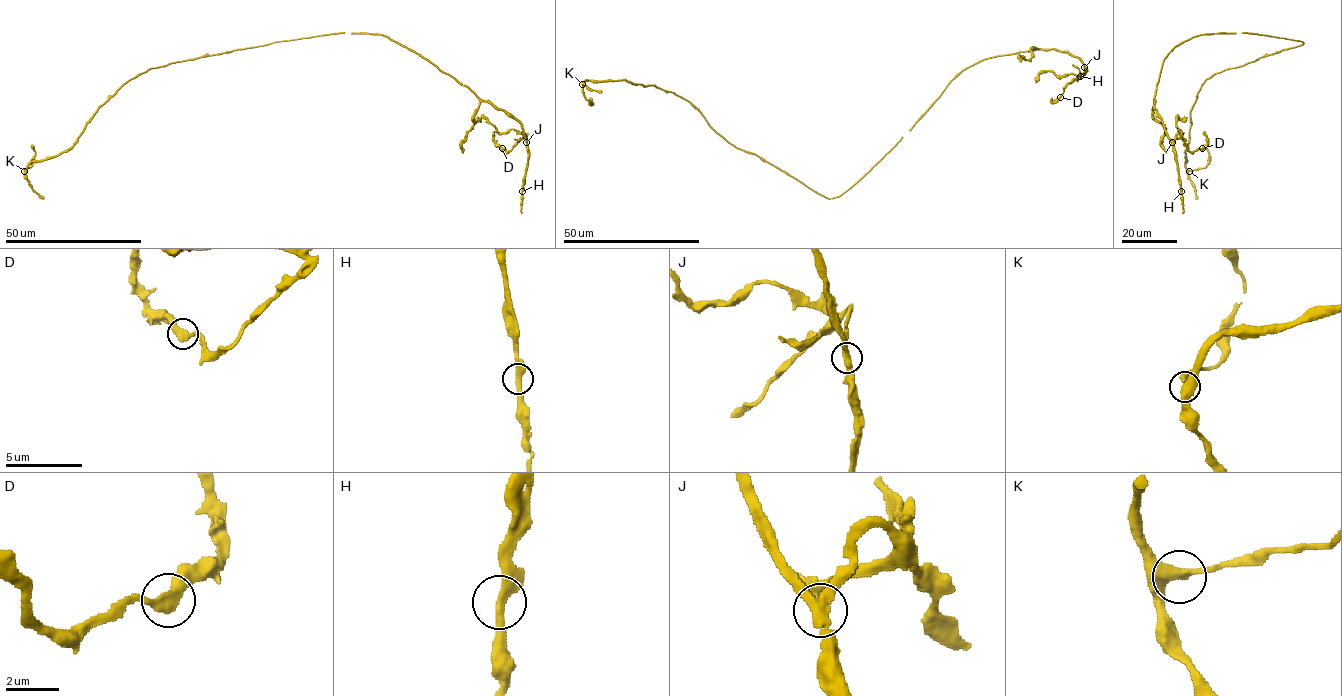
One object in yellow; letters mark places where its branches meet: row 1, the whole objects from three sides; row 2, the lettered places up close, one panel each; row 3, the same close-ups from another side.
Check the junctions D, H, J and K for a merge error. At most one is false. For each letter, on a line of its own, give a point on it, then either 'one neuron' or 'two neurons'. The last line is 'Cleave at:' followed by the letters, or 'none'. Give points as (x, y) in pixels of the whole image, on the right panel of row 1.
D: place (1202, 148); one neuron
H: place (1181, 191); one neuron
J: place (1172, 142); one neuron
K: place (1189, 171); one neuron
Cleave at: none

